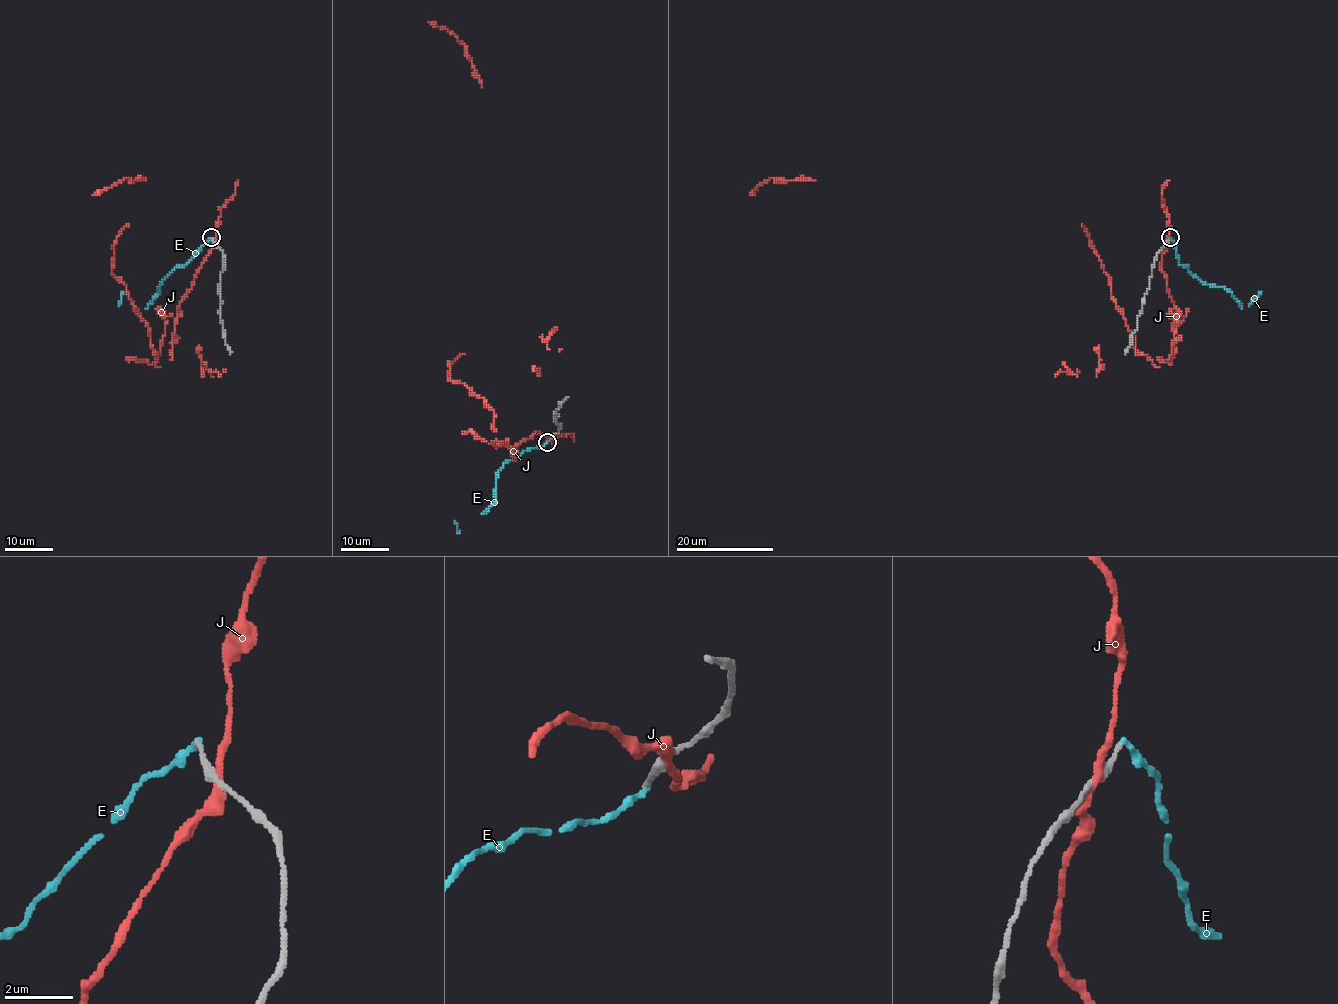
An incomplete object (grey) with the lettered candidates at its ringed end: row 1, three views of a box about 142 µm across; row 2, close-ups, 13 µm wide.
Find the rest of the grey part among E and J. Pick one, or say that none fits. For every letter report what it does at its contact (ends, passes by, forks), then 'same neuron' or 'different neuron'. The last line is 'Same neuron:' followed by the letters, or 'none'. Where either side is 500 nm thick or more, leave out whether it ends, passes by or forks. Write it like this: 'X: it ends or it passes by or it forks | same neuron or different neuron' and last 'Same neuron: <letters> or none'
E: it ends | different neuron
J: it passes by | different neuron
Same neuron: none

